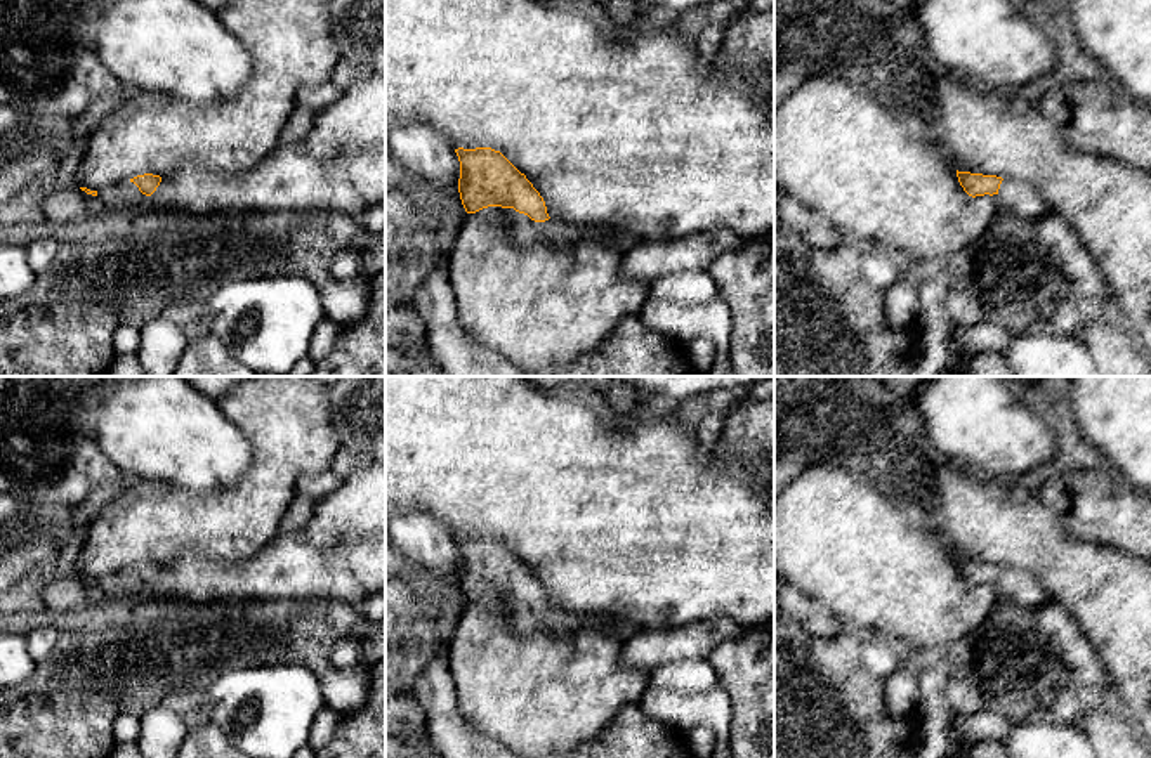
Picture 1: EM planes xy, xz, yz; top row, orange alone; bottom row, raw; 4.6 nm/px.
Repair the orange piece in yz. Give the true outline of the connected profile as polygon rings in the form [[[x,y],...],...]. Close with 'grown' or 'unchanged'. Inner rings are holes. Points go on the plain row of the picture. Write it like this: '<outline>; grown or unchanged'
[[[958,560],[957,565],[964,579],[976,585],[996,585],[1000,597],[1031,612],[1052,602],[1052,597],[1040,586],[1036,578],[1026,569],[1005,569],[996,564]]]; grown

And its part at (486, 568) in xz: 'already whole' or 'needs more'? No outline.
needs more

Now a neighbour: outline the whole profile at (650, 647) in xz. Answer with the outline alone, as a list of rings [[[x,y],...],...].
[[[729,616],[707,618],[665,628],[641,628],[625,640],[620,659],[625,666],[654,670],[672,661],[707,659],[724,640],[740,637],[743,628]]]

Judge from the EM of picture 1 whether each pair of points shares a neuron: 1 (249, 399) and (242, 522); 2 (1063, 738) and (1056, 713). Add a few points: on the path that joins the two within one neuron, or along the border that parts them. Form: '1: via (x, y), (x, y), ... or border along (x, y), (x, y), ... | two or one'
1: via (266, 431), (264, 491) | one
2: border along (1044, 717), (1070, 724) | two

